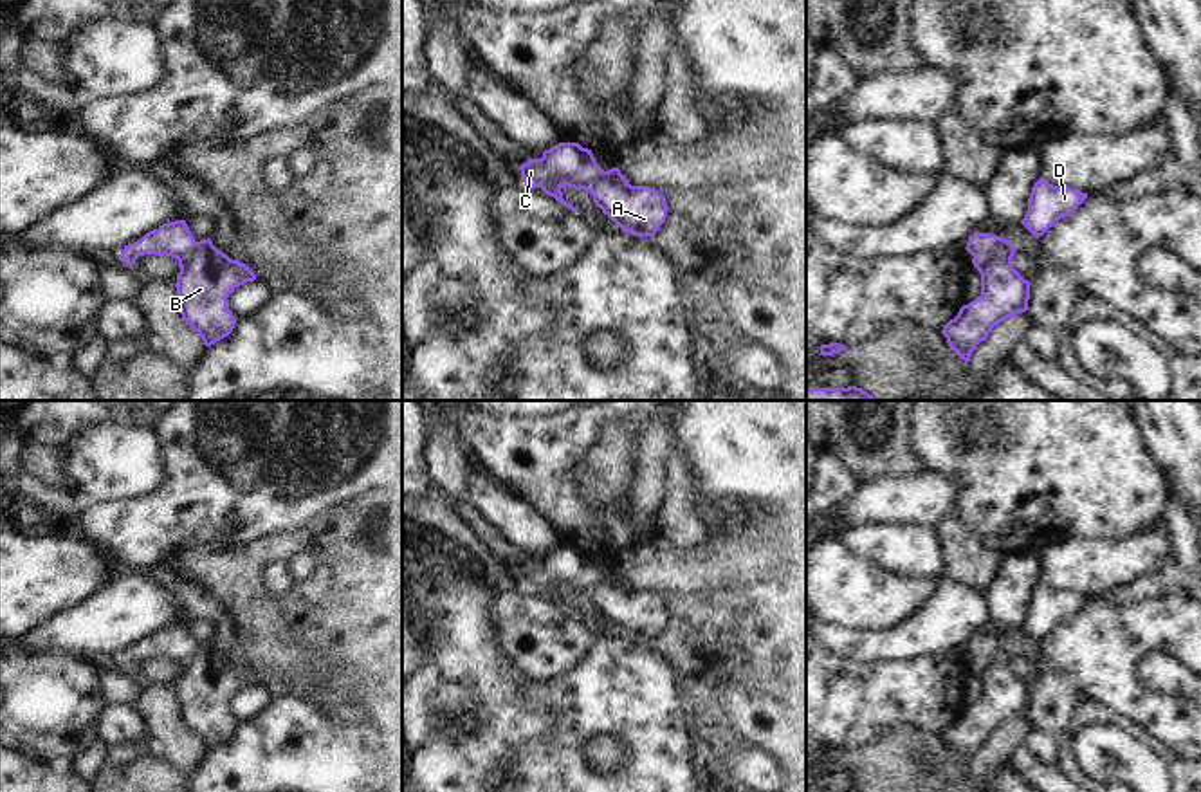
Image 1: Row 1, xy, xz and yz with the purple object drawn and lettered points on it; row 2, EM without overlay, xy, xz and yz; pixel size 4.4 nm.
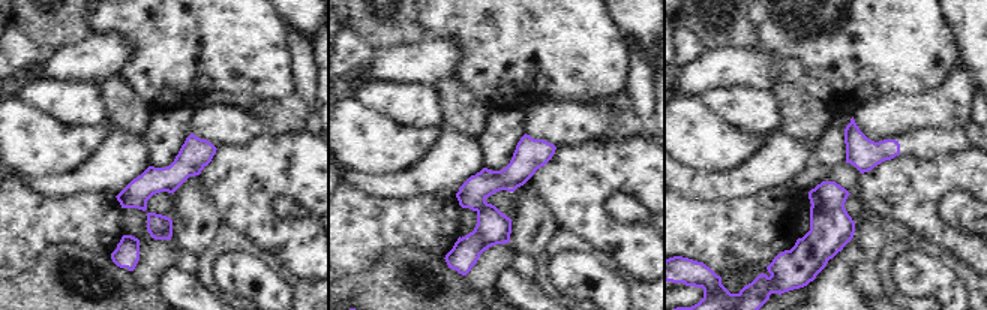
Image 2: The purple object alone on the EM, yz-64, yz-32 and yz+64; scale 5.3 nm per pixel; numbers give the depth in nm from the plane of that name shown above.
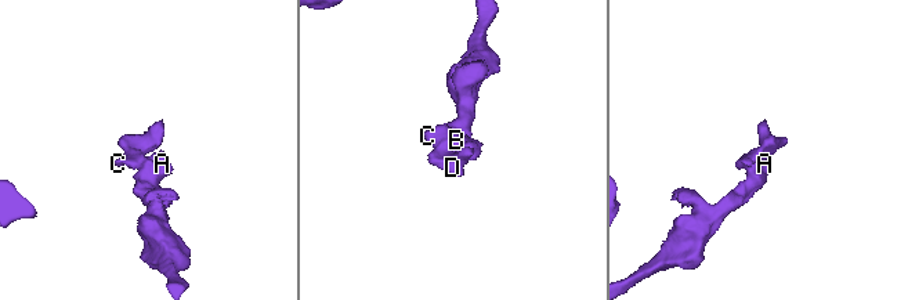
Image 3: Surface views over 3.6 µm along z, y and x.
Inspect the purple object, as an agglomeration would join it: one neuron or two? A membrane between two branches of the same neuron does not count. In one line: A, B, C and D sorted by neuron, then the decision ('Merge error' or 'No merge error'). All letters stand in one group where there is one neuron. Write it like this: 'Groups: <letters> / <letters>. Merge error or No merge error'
Groups: A B / C D. Merge error

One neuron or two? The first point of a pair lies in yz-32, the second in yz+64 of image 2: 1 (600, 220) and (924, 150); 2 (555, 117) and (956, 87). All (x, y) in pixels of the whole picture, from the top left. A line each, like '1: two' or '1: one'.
1: two
2: one

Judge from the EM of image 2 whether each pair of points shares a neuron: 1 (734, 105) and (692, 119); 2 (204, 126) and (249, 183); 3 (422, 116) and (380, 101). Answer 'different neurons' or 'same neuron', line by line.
1: different neurons
2: different neurons
3: same neuron

